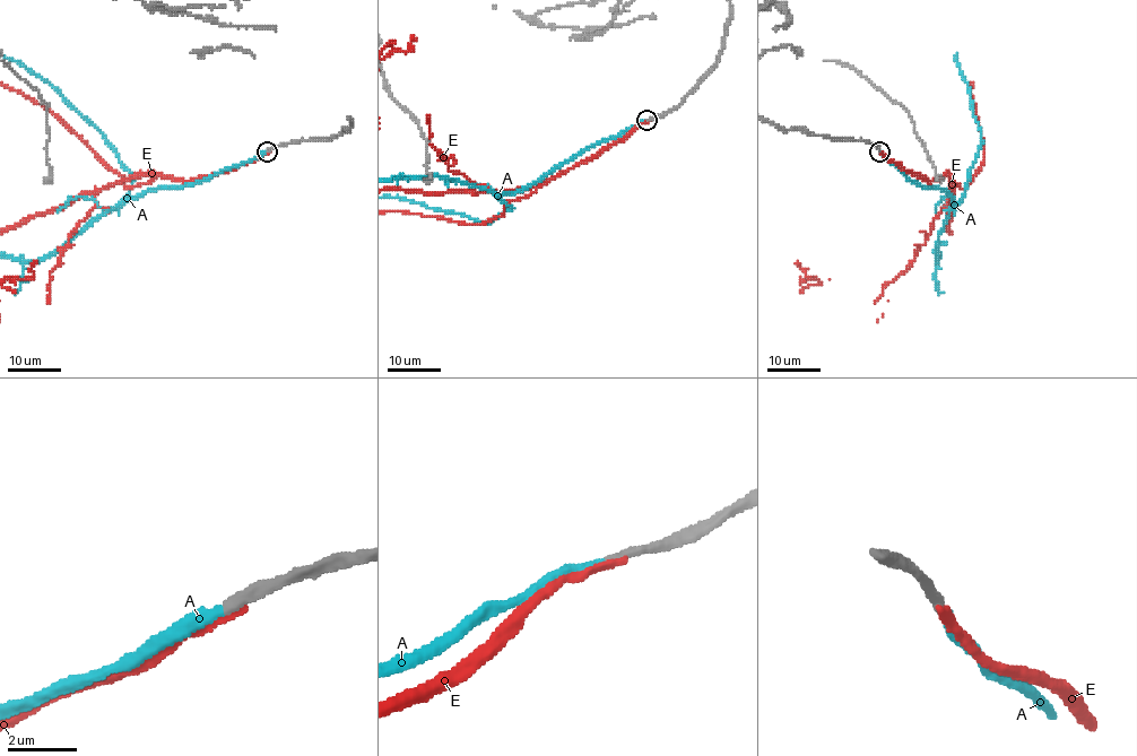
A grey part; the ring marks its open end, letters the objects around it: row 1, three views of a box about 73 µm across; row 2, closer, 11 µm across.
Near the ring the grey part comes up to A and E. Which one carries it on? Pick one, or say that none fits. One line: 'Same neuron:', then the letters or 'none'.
Same neuron: A

